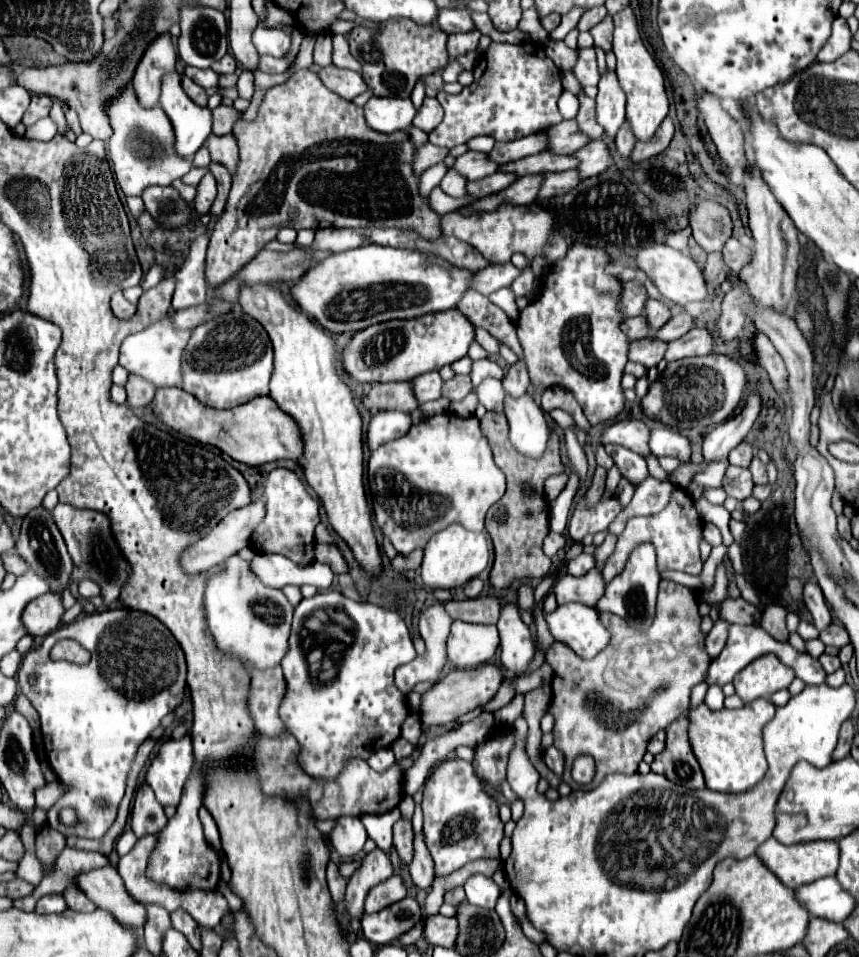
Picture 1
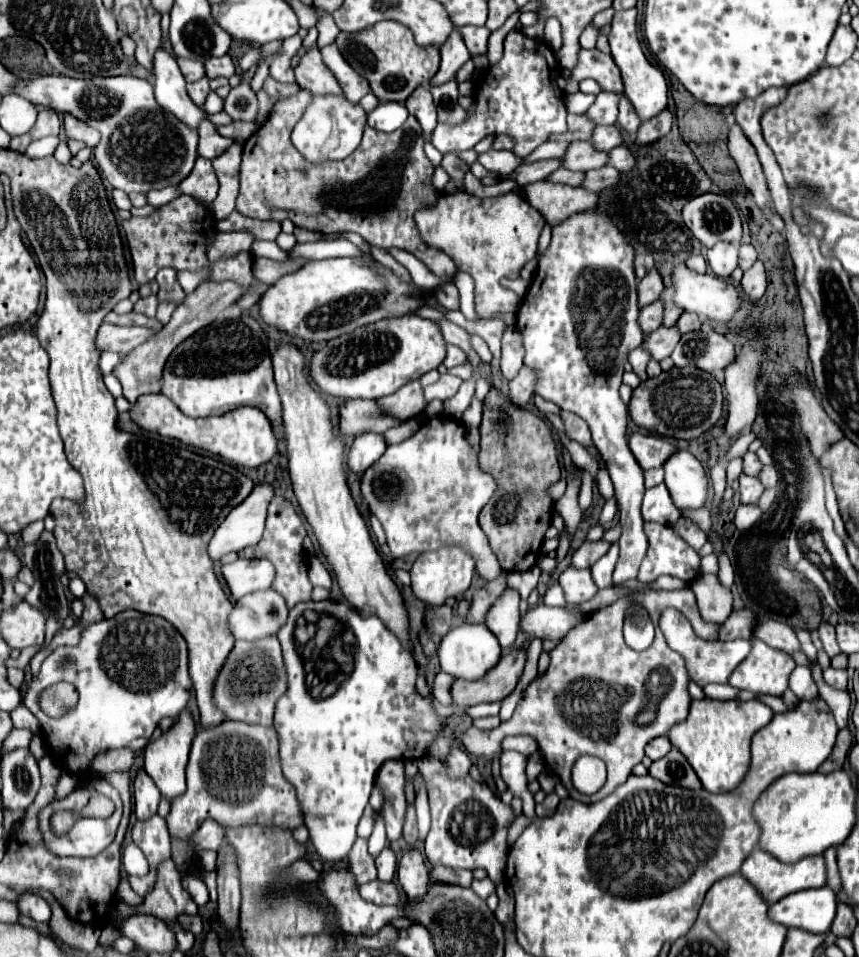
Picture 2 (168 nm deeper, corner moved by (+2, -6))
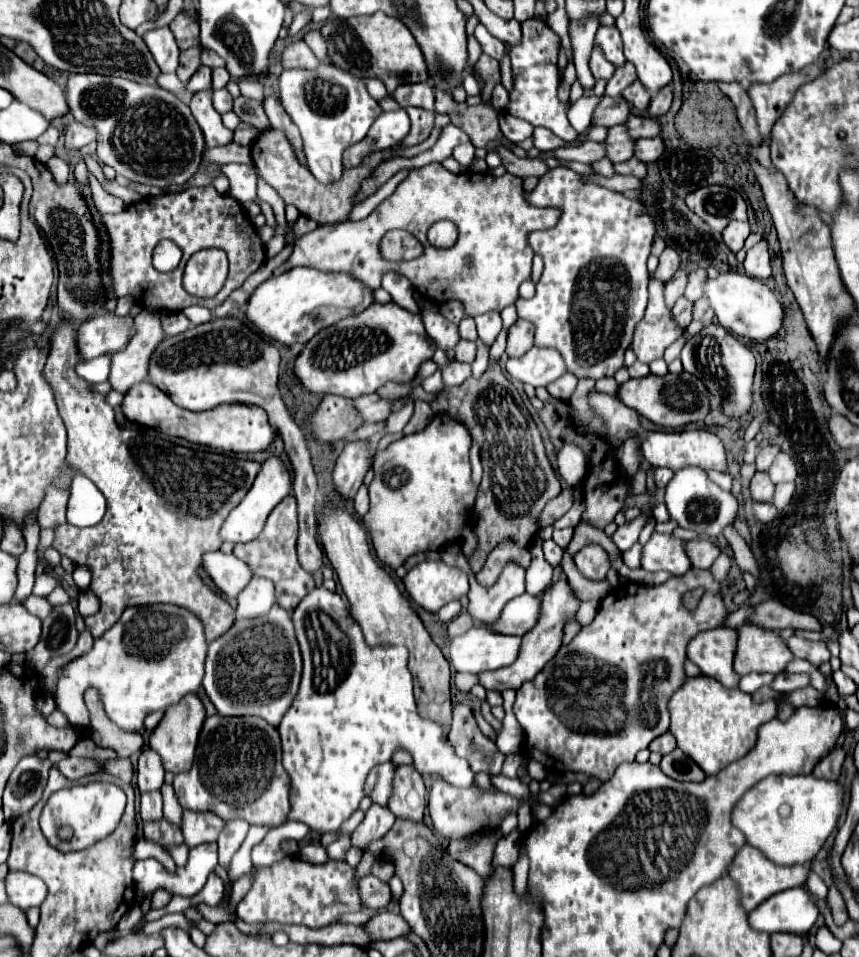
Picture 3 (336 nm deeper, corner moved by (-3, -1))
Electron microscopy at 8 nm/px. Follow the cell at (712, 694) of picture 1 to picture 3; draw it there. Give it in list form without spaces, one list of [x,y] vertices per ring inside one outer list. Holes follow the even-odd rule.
[[[747,674],[741,678],[739,682],[739,690],[747,692],[747,694],[755,694],[759,688],[769,686],[773,682],[773,674]]]

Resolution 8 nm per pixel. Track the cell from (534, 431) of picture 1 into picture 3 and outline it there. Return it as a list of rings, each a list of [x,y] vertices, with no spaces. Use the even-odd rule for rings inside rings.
[[[531,348],[523,358],[509,358],[507,372],[525,384],[547,386],[565,372],[565,362],[557,350],[551,348]]]

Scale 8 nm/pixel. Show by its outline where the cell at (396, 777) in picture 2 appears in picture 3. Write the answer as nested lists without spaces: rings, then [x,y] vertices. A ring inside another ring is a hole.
[[[395,762],[379,764],[379,766],[375,766],[375,770],[371,770],[367,784],[365,784],[365,792],[367,792],[367,796],[373,798],[373,802],[377,802],[381,806],[389,806],[389,800],[393,794],[395,770],[397,770]]]

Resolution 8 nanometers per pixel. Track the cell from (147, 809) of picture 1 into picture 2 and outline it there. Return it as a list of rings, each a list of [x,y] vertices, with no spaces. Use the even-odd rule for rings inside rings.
[[[138,769],[132,791],[134,791],[134,813],[136,813],[136,817],[148,819],[148,815],[154,815],[158,809],[160,791],[144,769]]]

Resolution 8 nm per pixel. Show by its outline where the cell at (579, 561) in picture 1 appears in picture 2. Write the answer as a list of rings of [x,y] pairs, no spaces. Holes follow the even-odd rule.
[[[600,539],[600,541],[584,541],[580,549],[574,551],[572,555],[572,565],[578,567],[578,569],[584,569],[584,567],[592,567],[608,549],[610,549],[612,543]]]

